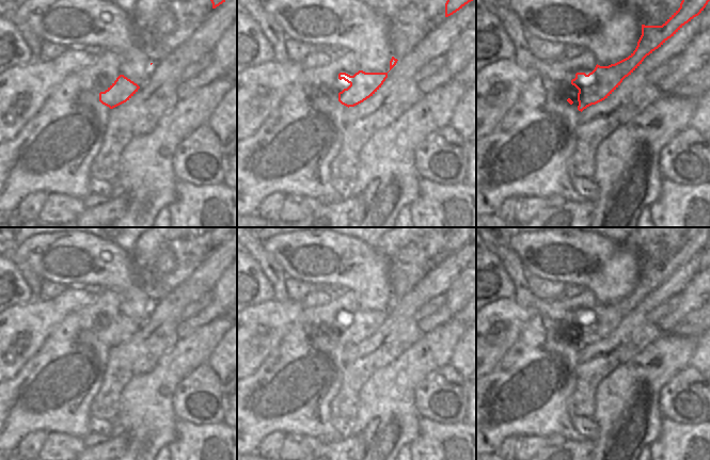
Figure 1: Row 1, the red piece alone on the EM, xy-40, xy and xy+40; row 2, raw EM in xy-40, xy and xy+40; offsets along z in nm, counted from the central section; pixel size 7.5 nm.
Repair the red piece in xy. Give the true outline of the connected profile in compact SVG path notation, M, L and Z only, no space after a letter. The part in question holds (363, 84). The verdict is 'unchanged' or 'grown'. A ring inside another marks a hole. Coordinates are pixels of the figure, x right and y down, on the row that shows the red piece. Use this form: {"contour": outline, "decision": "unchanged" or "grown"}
{"contour": "M359 70L353 76L340 73L338 79L344 79L350 85L338 93L338 101L346 107L354 107L373 96L388 78L388 73L365 73Z", "decision": "unchanged"}

